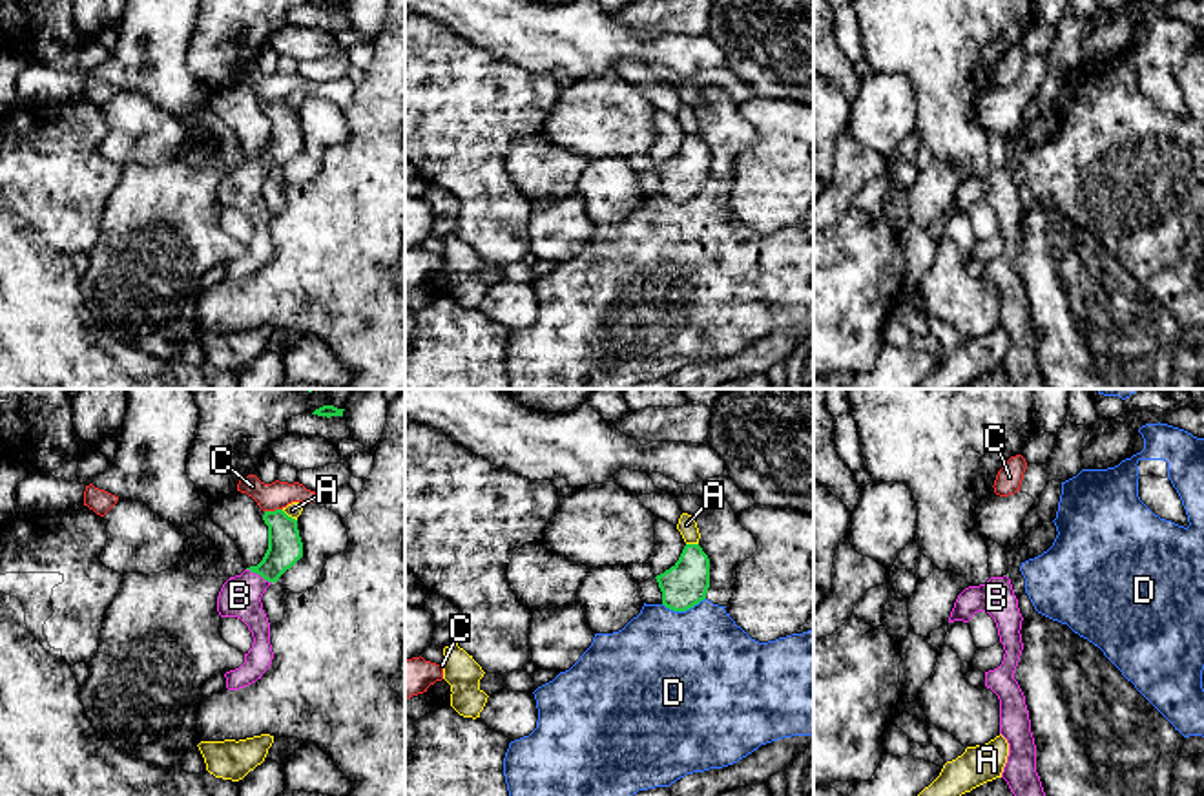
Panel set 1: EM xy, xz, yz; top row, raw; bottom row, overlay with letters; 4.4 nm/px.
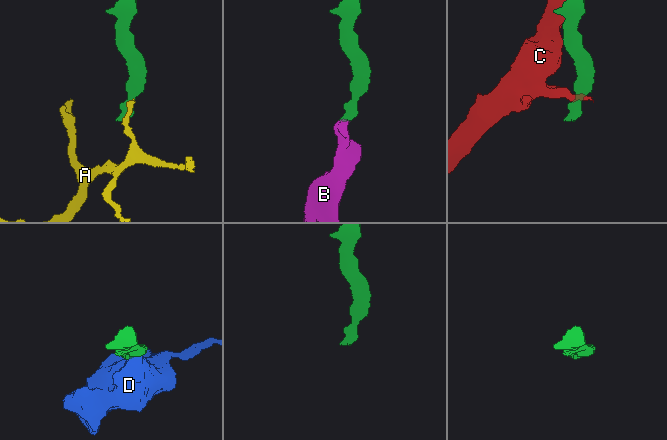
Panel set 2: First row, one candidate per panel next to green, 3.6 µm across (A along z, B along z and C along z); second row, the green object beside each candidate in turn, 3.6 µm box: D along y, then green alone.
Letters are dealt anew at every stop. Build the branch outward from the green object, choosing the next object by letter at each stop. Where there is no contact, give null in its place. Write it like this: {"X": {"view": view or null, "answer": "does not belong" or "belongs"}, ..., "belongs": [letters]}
{"A": {"view": "xy", "answer": "does not belong"}, "B": {"view": "xy", "answer": "belongs"}, "C": {"view": "xy", "answer": "does not belong"}, "D": {"view": "xz", "answer": "does not belong"}, "belongs": ["B"]}

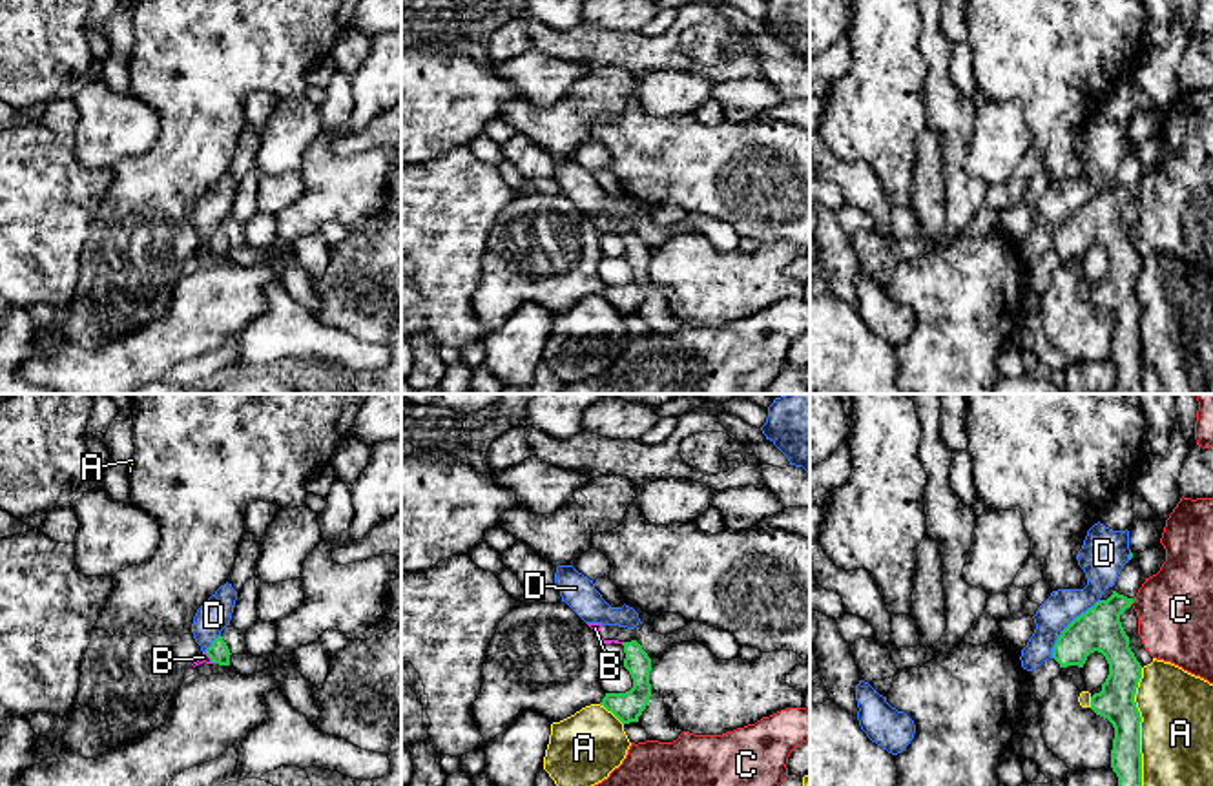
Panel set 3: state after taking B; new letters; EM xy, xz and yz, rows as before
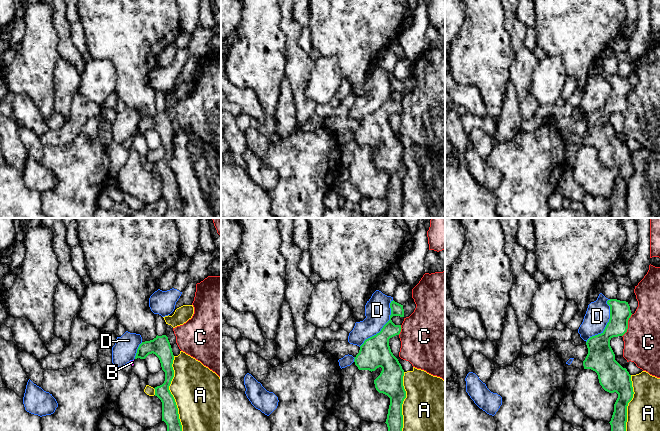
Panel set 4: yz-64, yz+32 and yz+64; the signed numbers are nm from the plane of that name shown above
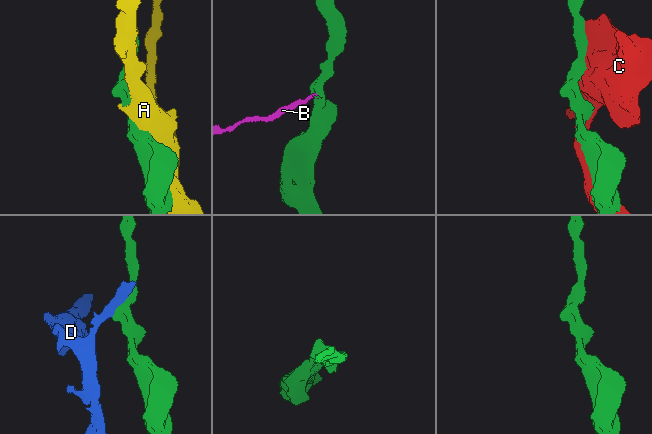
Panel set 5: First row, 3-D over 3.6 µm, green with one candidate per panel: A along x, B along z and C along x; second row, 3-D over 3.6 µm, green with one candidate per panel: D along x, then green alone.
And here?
{"A": {"view": "yz", "answer": "does not belong"}, "B": {"view": "xy", "answer": "does not belong"}, "C": {"view": "yz", "answer": "does not belong"}, "D": {"view": "yz", "answer": "does not belong"}, "belongs": []}

